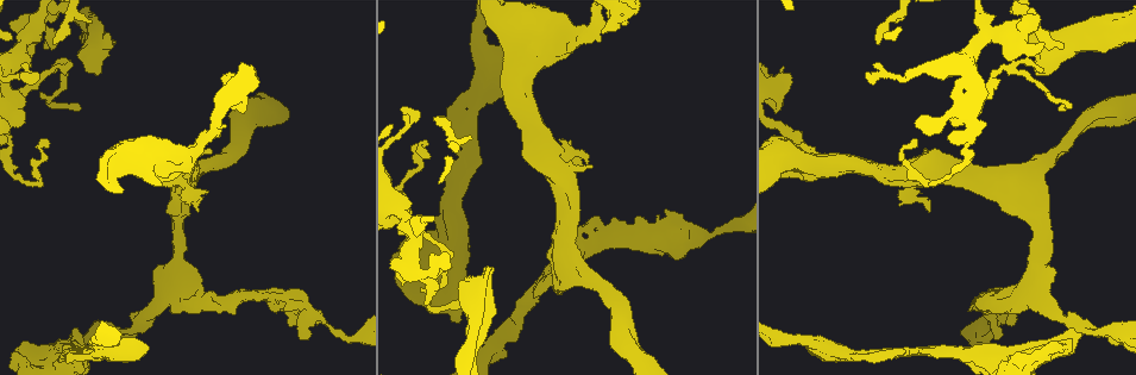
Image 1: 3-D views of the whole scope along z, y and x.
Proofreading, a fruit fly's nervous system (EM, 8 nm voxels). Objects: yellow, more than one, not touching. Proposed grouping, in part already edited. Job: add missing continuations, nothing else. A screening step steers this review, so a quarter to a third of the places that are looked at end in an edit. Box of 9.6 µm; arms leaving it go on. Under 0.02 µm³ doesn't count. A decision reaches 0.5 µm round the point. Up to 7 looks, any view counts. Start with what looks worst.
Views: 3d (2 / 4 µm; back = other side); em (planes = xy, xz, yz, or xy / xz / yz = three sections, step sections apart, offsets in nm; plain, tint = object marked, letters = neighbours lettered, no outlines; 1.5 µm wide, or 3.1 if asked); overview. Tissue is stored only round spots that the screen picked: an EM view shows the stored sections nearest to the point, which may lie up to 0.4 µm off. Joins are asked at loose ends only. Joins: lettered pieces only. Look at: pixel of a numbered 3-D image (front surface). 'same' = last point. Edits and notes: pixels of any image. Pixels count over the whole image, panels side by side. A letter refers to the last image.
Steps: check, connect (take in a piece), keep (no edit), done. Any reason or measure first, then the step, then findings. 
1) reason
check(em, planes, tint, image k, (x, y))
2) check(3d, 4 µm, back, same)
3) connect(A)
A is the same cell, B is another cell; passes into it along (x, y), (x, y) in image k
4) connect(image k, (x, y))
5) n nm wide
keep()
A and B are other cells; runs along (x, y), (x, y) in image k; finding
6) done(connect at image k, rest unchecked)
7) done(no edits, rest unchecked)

free end
check(em, xz, step 4, plain, image 1, (456, 322))

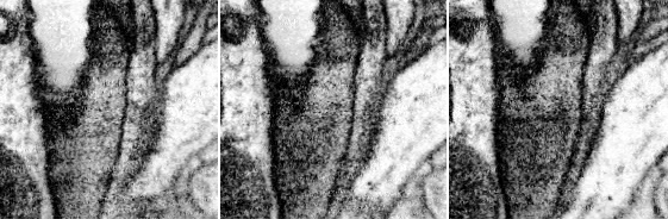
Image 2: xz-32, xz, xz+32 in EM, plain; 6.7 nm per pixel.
see the neighbours
check(em, xz, step 4, letters, same)

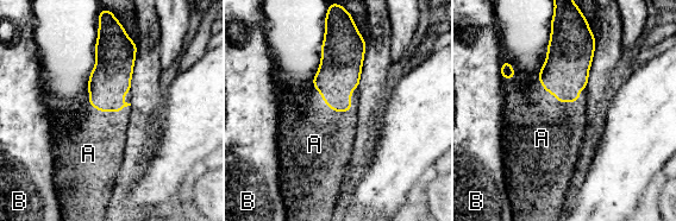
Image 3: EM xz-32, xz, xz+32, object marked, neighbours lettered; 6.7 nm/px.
connect(A)
A is the same cell, B is another cell; the neuron continues

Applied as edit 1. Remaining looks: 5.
branch stops here
check(em, xz, step 8, letters, image 1, (893, 357))

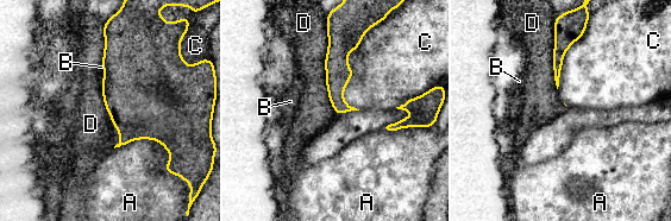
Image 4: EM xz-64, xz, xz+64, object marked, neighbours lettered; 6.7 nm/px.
D touches over 550 nm
keep()
A, B, C and D are other cells; runs along (342, 42), (337, 52), (338, 111) in image 4; no lettered piece goes on from it

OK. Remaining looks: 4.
stops while still wide
check(3d, 2 µm, back, image 1, (925, 148))

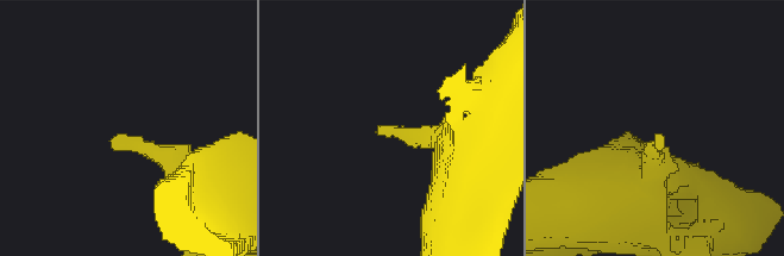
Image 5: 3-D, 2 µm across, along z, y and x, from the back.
shape alone is not enough
check(em, planes, tint, image 5, (116, 140))

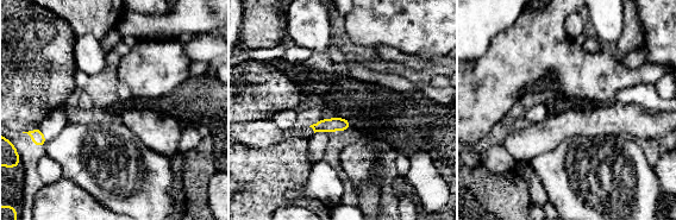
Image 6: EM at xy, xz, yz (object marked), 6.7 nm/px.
check(em, planes, letters, same)

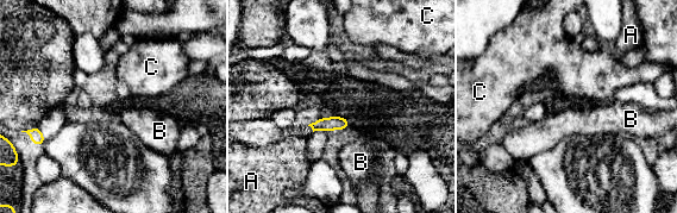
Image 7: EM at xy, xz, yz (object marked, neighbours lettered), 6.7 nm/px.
keep()
A, B and C are other cells; border along (348, 119), (350, 126) in image 7; no lettered piece goes on from it

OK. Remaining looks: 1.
done(connect at image 3, rest unchecked)

